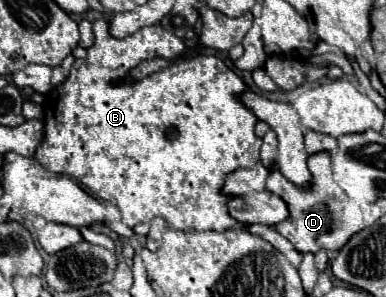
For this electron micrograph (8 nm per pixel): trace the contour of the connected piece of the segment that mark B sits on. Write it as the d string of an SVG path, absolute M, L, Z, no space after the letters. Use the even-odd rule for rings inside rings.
M96 20L92 24L92 30L94 30L94 44L88 48L88 56L84 60L76 60L72 64L72 70L66 78L66 82L58 84L56 88L52 88L46 96L44 96L44 102L42 102L42 112L44 112L44 140L40 142L38 150L36 150L36 160L52 170L52 172L58 172L58 174L68 174L72 178L76 178L78 182L82 182L84 186L88 186L98 198L106 200L106 202L112 202L114 206L118 206L120 214L122 214L122 222L130 228L134 228L136 224L140 222L150 222L154 216L160 216L168 222L168 226L176 228L176 230L228 230L228 228L238 228L242 226L240 222L236 222L232 216L228 216L228 196L222 194L222 186L224 186L224 178L236 170L236 168L252 168L258 160L260 160L260 144L262 140L254 134L254 124L256 124L256 116L252 114L250 108L246 108L240 100L240 92L244 89L248 89L247 85L242 82L240 76L236 76L218 56L206 56L206 54L198 54L190 60L184 60L182 54L186 50L184 46L184 40L174 36L172 32L164 30L160 24L152 24L152 26L146 26L146 28L140 28L138 32L130 34L130 36L124 36L124 38L114 38L108 34L108 22L106 20ZM154 56L160 56L160 58L168 58L172 64L156 74L150 74L148 78L140 80L140 82L134 82L134 84L128 84L128 86L116 86L116 80L120 80L130 68L134 68L140 60L146 60L146 58L154 58Z

